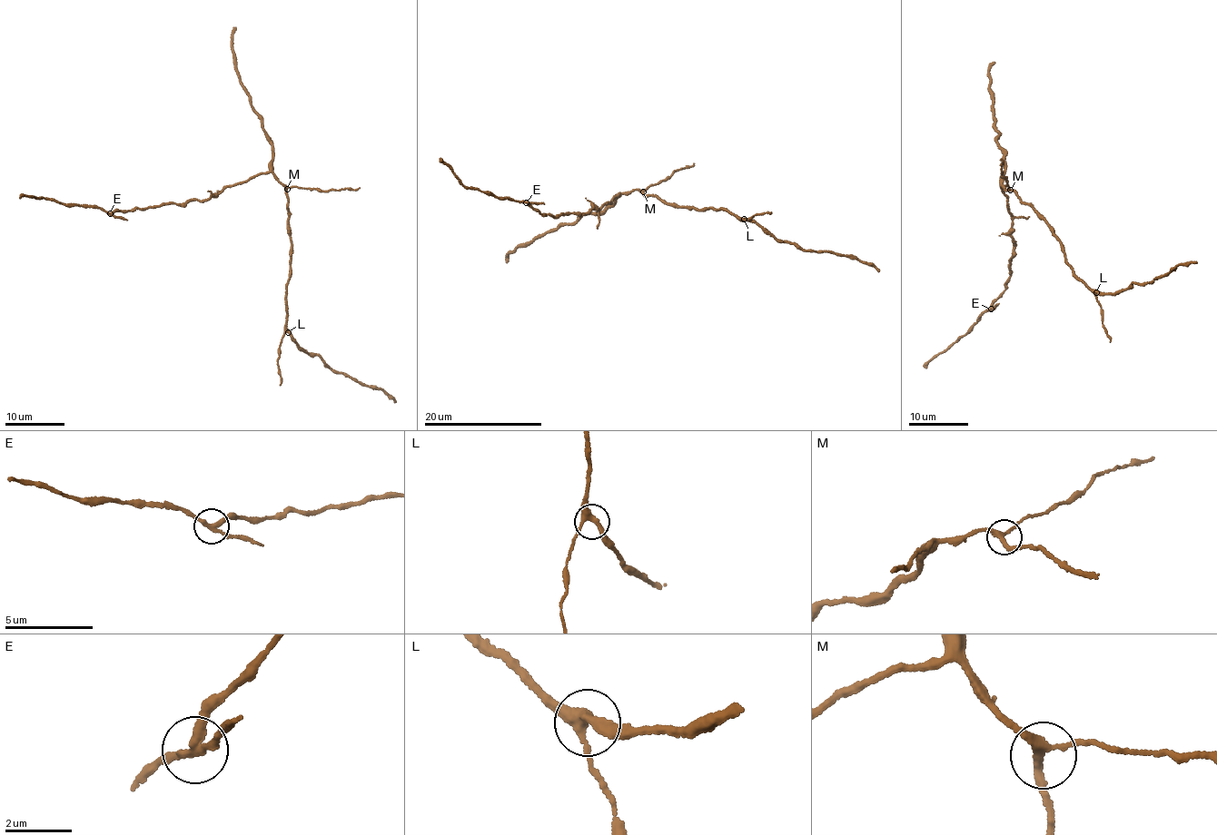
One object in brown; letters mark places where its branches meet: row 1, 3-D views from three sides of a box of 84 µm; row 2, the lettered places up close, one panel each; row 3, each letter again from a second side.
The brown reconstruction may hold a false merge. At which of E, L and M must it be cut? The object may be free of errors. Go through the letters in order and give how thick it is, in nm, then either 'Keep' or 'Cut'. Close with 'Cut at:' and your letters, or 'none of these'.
E: Thickness 220 nm. Cut
L: Thickness 320 nm. Keep
M: Thickness 240 nm. Keep
Cut at: E

